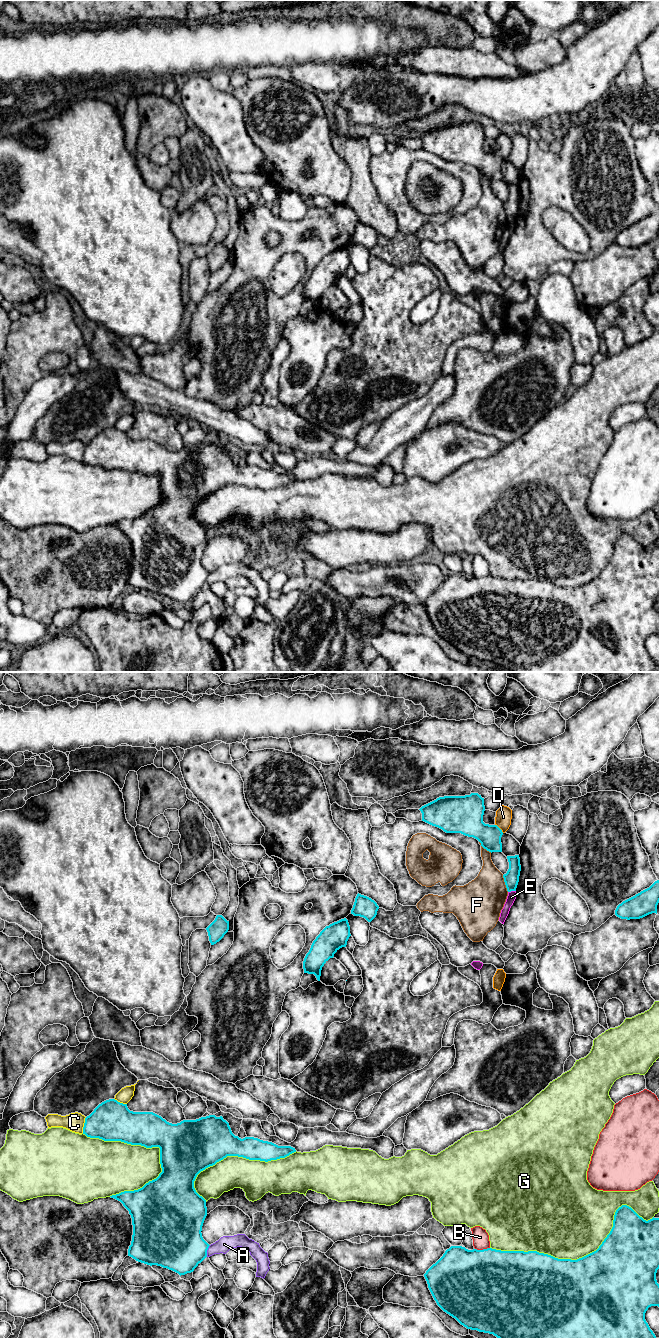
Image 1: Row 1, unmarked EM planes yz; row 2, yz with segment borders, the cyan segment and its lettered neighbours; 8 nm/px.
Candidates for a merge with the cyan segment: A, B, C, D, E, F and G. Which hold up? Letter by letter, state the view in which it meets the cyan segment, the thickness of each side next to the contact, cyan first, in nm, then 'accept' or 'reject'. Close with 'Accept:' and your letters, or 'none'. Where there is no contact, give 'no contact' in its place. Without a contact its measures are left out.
A: yz | 440/120 nm | reject
B: yz | 500/130 nm | reject
C: yz | 320/150 nm | reject
D: yz | 220/130 nm | reject
E: yz | 120/70 nm | accept
F: yz | 120/360 nm | reject
G: yz | 500/500 nm | reject
Accept: E

